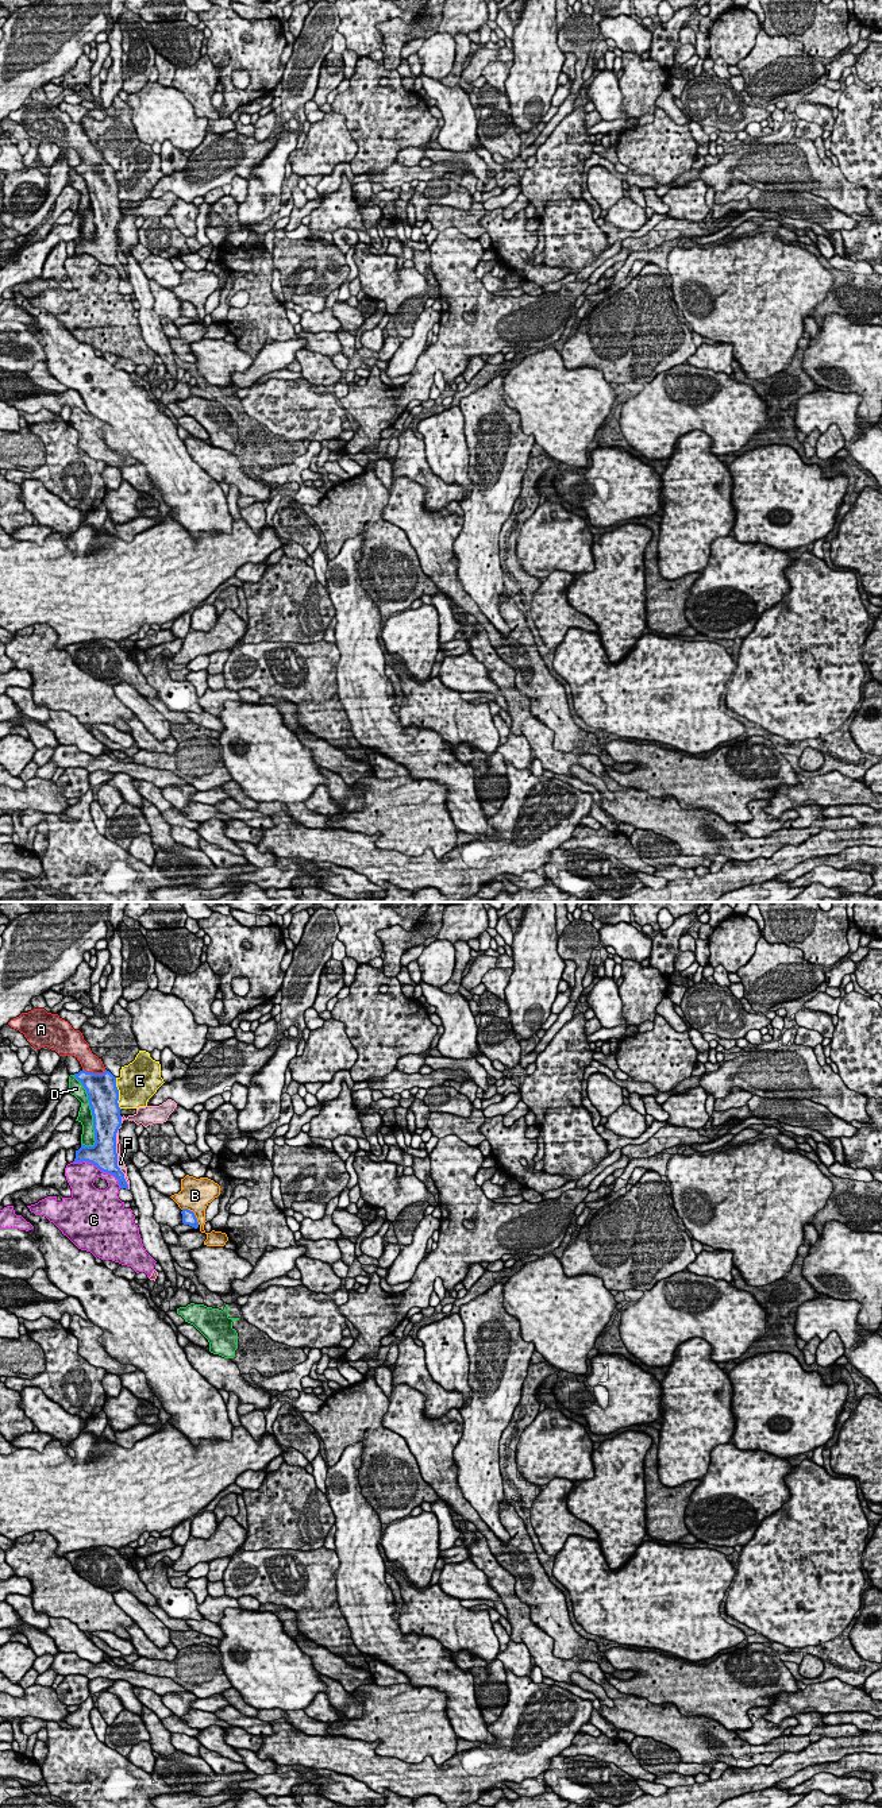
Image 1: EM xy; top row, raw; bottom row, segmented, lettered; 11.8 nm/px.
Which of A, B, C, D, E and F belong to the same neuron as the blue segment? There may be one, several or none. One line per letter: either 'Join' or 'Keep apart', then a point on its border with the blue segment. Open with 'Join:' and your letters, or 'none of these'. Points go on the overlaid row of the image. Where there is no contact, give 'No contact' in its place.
Join: A
A: Join. Touches blue at xy (95, 1074)
B: Keep apart. Touches blue at xy (193, 1213)
C: Keep apart. Touches blue at xy (99, 1168)
D: Keep apart. Touches blue at xy (92, 1111)
E: Keep apart. Touches blue at xy (118, 1094)
F: Keep apart. Touches blue at xy (116, 1157)

